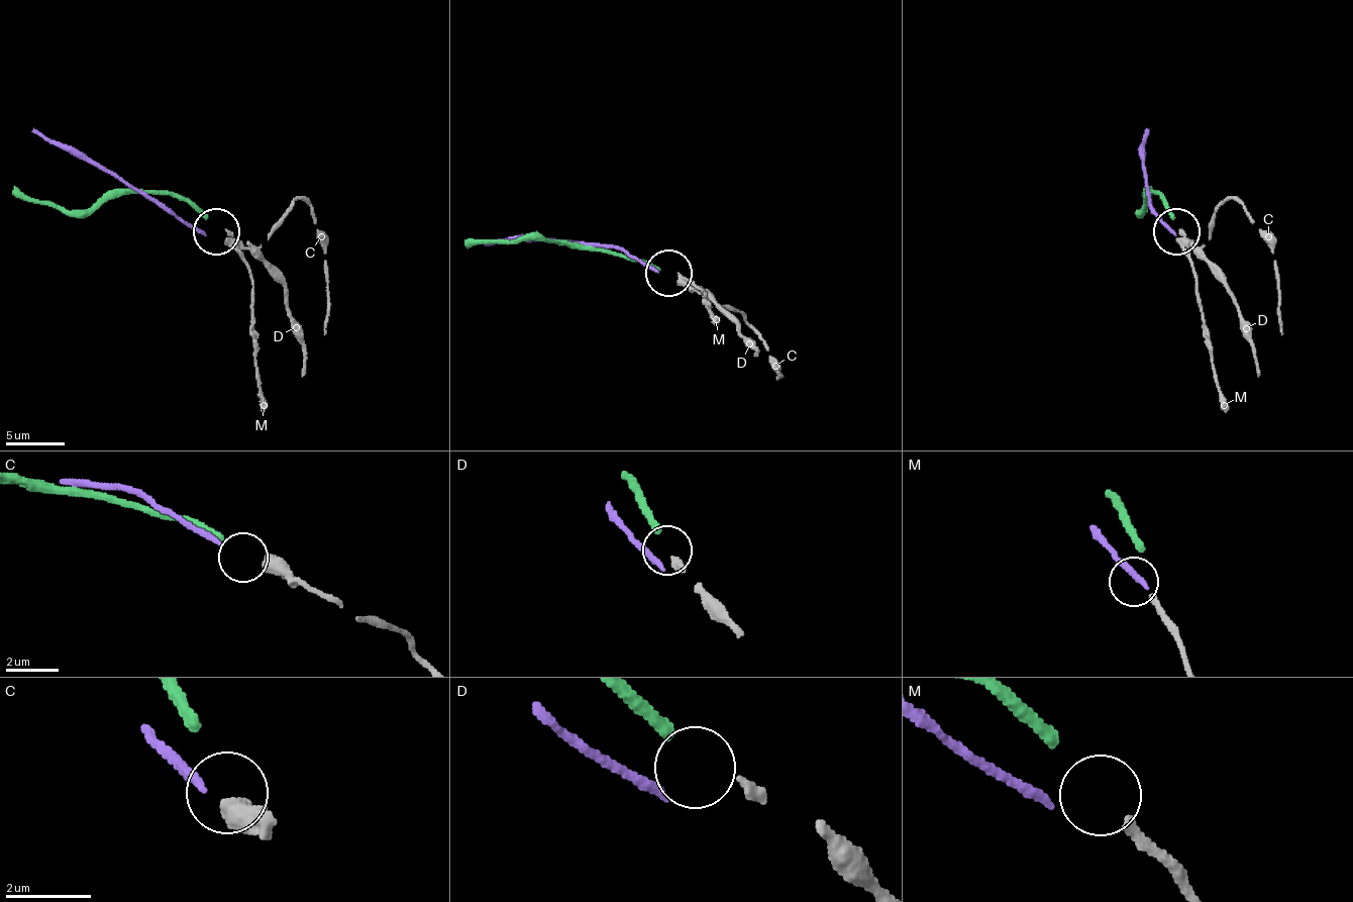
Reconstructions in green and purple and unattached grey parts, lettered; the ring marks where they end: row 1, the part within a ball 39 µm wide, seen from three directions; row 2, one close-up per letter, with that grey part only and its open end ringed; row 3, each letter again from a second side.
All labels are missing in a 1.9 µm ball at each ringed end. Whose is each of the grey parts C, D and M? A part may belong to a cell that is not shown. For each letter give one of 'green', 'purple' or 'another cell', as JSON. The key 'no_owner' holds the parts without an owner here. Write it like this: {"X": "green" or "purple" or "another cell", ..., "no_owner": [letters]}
{"C": "purple", "D": "green", "M": "another cell", "no_owner": ["M"]}

